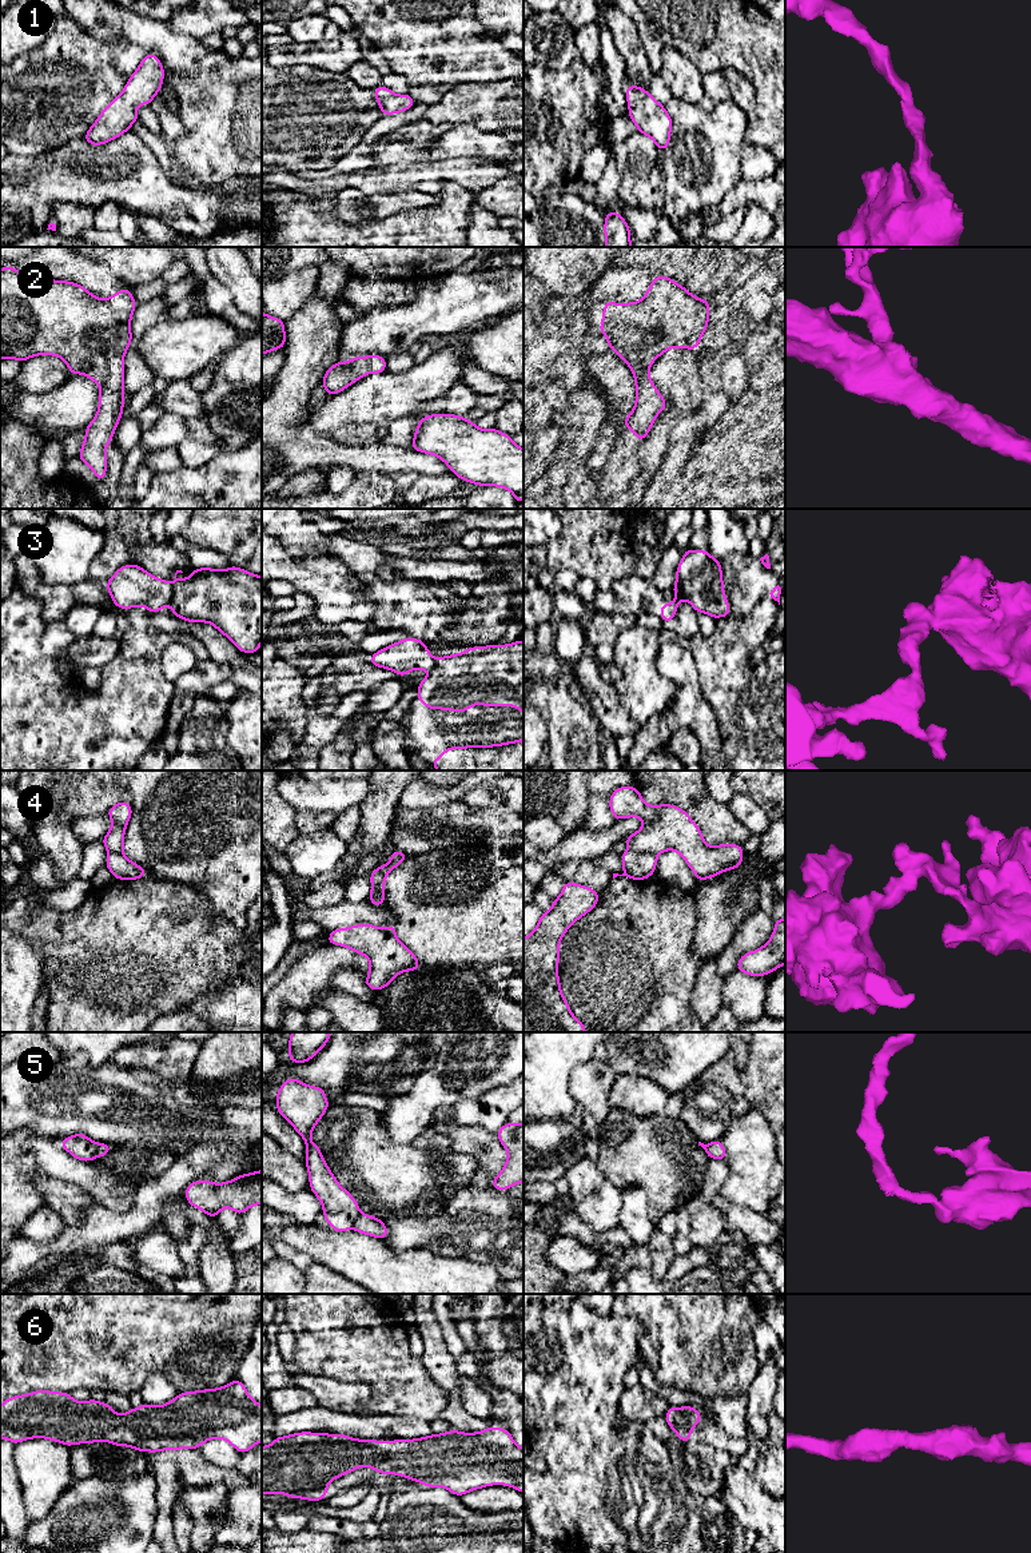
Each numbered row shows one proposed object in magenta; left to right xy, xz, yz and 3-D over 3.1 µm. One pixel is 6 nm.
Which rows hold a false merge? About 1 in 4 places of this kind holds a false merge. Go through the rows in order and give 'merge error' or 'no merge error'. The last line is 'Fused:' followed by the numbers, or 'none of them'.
1: no merge error
2: no merge error
3: merge error
4: merge error
5: merge error
6: no merge error
Fused: 3, 4, 5

